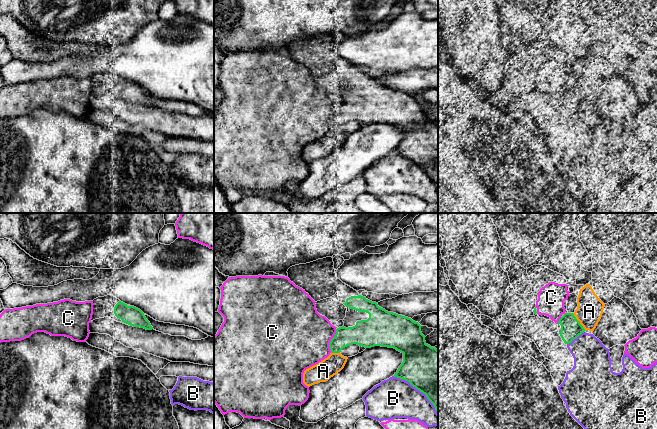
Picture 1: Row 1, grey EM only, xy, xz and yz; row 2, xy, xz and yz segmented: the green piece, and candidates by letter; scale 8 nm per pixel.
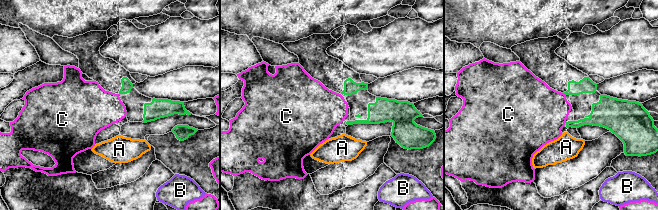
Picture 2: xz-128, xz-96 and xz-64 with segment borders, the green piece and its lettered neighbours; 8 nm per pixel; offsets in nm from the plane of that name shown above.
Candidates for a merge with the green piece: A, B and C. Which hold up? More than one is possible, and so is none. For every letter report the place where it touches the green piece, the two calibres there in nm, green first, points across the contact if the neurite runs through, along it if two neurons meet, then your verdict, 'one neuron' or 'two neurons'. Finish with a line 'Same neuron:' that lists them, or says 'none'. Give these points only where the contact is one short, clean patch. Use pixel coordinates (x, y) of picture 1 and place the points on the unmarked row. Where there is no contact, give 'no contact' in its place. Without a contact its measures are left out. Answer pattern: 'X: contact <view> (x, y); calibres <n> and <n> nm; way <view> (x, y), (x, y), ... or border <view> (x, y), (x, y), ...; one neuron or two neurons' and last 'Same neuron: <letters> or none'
A: contact yz (578, 97); calibres 160 and 220 nm; two neurons
B: contact xz (419, 166); calibres 380 and 320 nm; two neurons
C: contact xz (330, 117); calibres 170 and 480 nm; two neurons
Same neuron: none

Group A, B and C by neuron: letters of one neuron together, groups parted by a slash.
A / B / C

